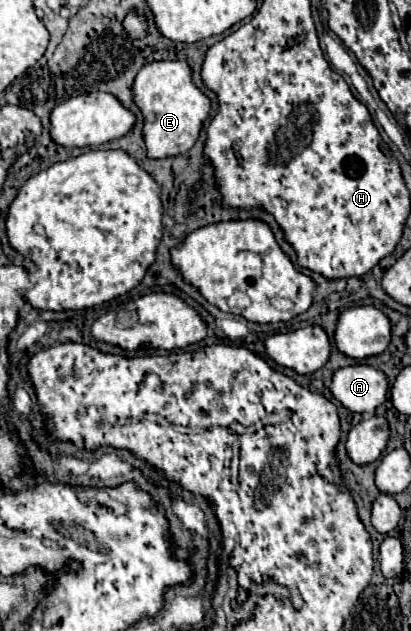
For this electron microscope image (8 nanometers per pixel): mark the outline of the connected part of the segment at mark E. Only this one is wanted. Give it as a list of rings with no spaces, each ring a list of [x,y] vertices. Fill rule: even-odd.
[[[162,60],[146,64],[134,80],[134,102],[144,114],[144,140],[148,158],[166,158],[188,152],[210,114],[210,98],[192,82],[190,66],[184,60]]]

